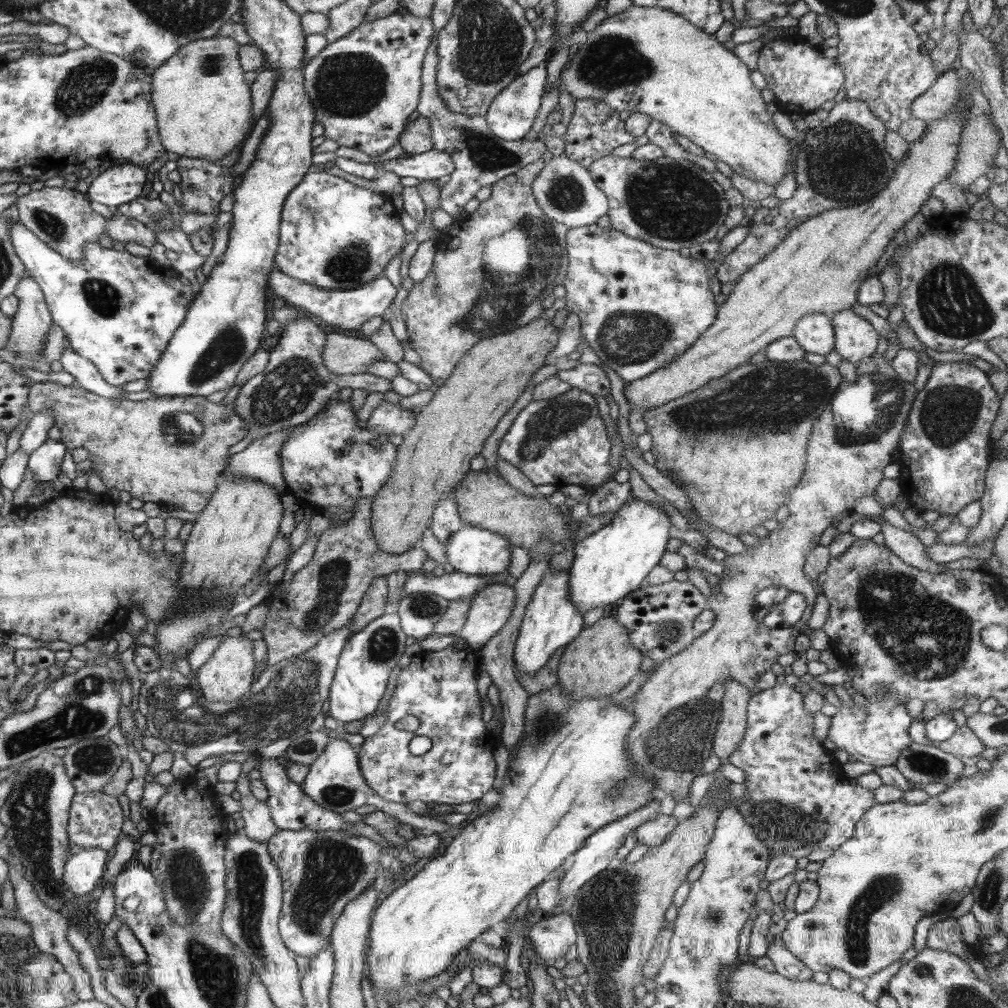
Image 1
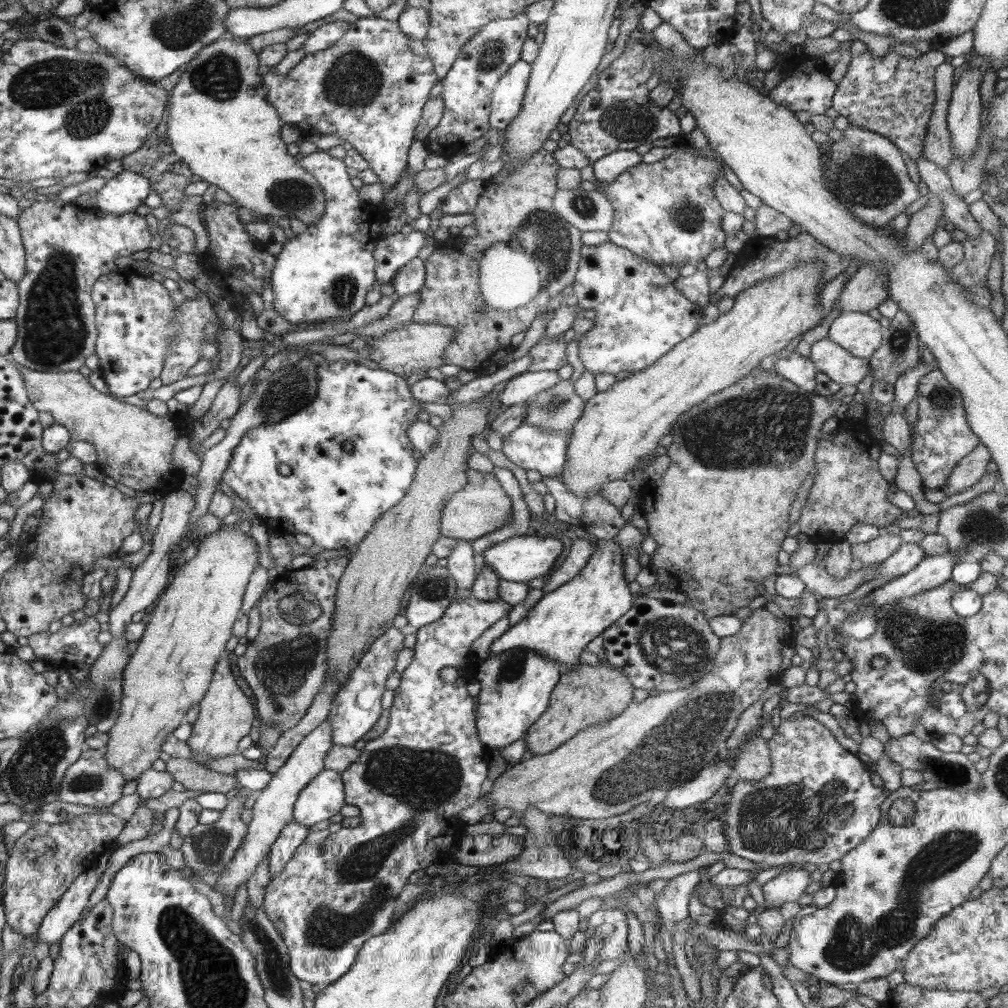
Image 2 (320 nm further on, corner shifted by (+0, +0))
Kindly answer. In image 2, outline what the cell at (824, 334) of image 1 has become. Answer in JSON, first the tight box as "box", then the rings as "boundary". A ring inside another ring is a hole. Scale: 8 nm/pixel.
{"box":[810,337,871,392],"boundary":[[[829,337],[818,340],[812,344],[810,351],[810,360],[816,365],[816,370],[827,374],[835,383],[845,392],[854,390],[869,373],[871,368],[869,359],[858,358],[853,354],[850,354],[847,350],[844,350],[841,346],[838,346],[835,342],[832,342]]]}

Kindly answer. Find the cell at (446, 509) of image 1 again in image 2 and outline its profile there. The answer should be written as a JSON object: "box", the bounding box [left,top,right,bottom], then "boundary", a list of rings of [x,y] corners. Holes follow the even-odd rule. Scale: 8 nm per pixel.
{"box":[447,539,476,588],"boundary":[[[457,539],[457,545],[448,556],[447,568],[454,578],[457,588],[472,588],[475,582],[476,564],[471,541]]]}

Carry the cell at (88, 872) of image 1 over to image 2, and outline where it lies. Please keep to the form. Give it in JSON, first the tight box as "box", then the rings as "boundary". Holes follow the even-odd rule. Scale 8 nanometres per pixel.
{"box":[36,870,99,945],"boundary":[[[95,870],[80,874],[74,879],[58,904],[44,917],[36,936],[38,940],[52,945],[61,942],[66,933],[81,918],[82,910],[88,906],[88,899],[98,886],[99,875]]]}

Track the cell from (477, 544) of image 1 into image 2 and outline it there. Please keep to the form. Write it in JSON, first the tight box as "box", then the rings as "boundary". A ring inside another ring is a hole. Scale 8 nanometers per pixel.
{"box":[482,535,564,584],"boundary":[[[522,535],[494,544],[488,550],[482,552],[482,556],[500,578],[506,581],[528,584],[532,578],[546,576],[546,574],[550,575],[562,552],[564,552],[564,544],[556,536]]]}

